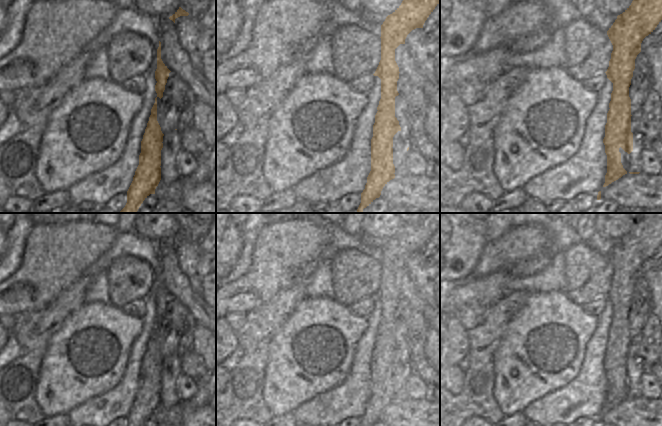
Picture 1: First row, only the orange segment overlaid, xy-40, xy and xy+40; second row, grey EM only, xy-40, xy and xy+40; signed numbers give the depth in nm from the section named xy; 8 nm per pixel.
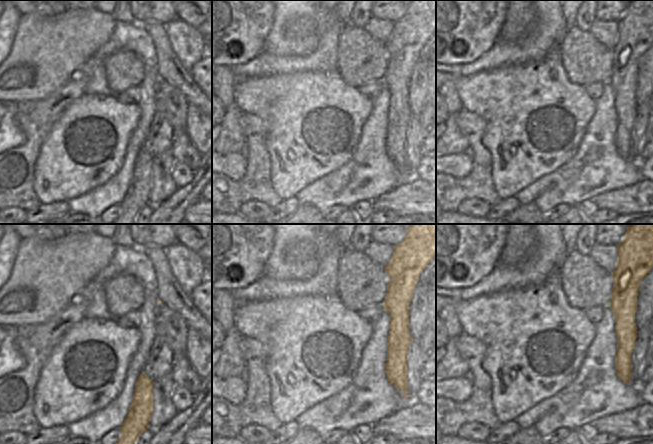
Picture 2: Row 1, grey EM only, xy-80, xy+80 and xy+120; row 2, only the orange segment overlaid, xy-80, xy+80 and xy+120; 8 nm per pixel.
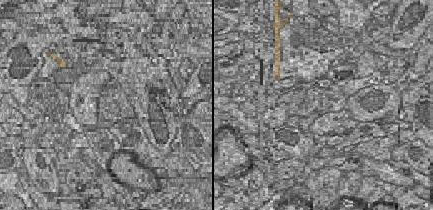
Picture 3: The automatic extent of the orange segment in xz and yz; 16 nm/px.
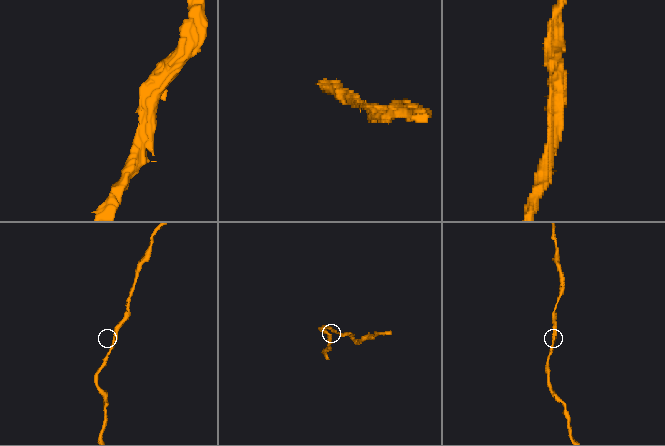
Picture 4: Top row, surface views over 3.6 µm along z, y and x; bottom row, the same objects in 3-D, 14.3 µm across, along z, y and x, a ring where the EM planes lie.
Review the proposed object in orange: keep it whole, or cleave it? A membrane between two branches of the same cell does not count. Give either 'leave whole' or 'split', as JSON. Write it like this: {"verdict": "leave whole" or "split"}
{"verdict": "leave whole"}

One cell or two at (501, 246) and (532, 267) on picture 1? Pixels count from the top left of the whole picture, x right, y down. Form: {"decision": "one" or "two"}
{"decision": "two"}

